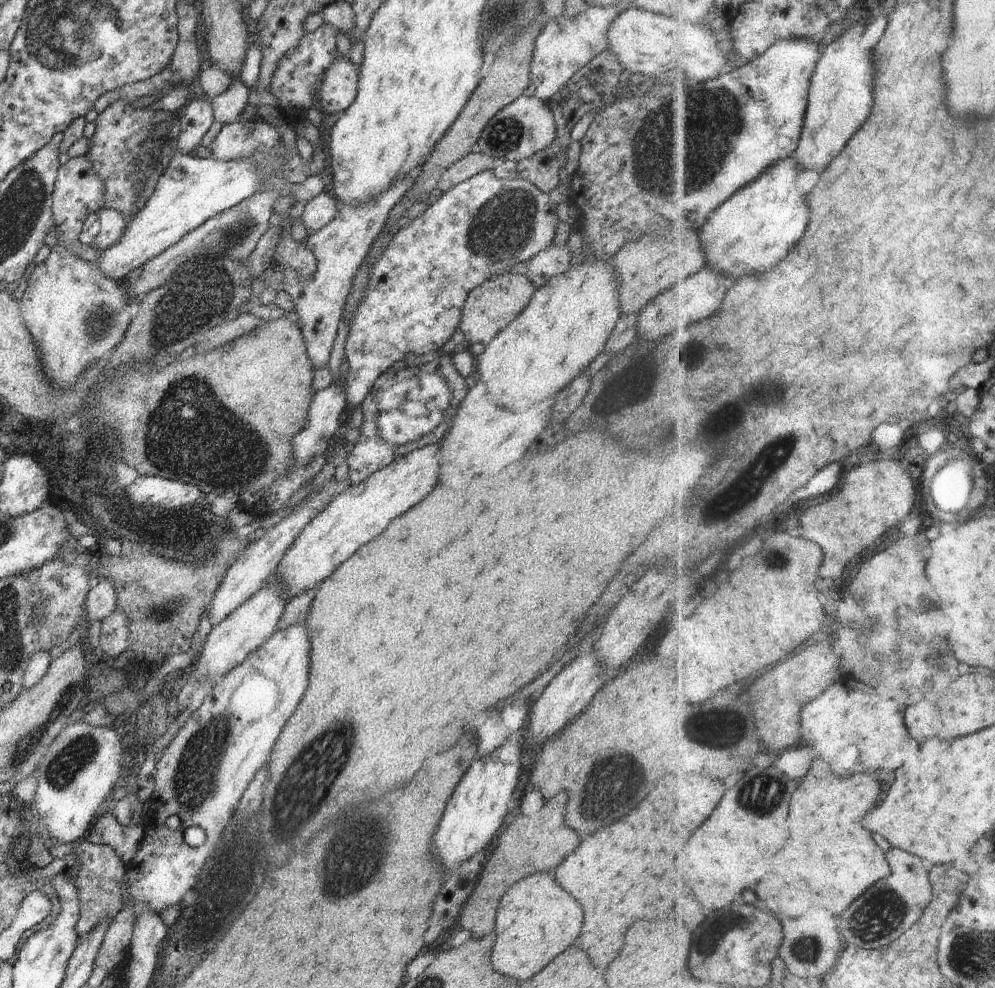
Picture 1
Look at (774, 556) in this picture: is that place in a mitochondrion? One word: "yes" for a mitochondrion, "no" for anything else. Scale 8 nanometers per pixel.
yes

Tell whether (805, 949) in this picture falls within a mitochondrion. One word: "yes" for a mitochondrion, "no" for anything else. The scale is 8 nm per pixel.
yes

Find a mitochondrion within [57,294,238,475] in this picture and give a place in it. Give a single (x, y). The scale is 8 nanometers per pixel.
(99, 323)

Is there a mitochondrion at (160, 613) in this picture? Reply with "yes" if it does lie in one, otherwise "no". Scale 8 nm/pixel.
yes

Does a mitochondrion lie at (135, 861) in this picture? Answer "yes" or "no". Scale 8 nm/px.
no

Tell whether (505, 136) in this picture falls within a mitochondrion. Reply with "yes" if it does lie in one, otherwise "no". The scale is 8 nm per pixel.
yes

